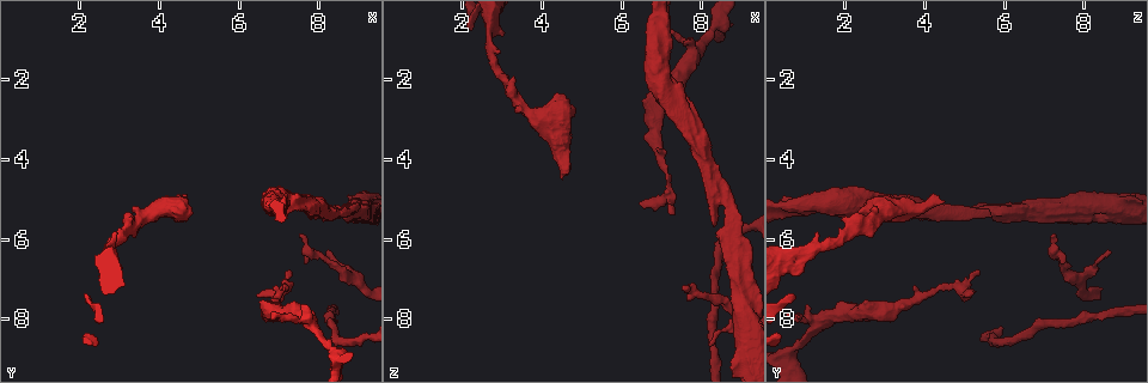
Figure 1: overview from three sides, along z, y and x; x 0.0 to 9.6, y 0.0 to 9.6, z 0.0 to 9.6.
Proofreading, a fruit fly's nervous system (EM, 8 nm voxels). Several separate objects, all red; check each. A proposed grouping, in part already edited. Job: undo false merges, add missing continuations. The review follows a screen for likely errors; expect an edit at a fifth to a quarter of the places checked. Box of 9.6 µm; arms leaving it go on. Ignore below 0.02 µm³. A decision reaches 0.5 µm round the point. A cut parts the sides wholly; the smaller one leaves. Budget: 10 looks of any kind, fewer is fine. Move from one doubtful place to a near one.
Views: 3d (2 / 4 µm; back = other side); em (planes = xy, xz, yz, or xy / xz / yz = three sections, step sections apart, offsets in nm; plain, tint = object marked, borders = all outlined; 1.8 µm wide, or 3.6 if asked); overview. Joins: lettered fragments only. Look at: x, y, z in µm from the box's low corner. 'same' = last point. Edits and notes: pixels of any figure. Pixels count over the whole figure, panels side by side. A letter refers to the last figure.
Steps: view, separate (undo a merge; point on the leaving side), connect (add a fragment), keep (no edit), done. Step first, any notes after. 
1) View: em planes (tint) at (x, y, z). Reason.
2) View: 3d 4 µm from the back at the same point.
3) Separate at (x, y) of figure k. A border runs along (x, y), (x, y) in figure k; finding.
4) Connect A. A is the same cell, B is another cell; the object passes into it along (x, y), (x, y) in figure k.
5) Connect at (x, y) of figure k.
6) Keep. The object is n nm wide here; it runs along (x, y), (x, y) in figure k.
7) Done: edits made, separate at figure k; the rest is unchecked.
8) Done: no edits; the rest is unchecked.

View: 3d 4 µm at (7.50, 5.90, 7.20). Tapers out.

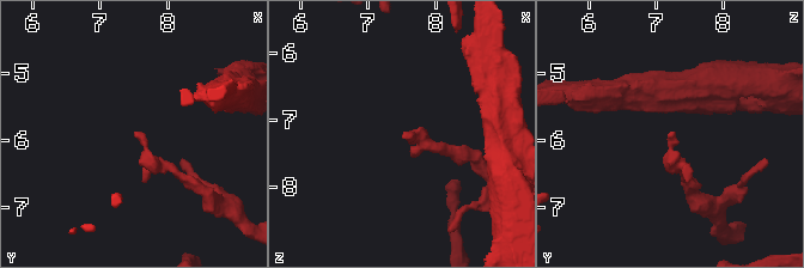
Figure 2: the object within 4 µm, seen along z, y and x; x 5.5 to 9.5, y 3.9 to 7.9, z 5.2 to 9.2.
View: em yz step 16 (borders) at (7.55, 5.85, 7.30). Need the tissue.

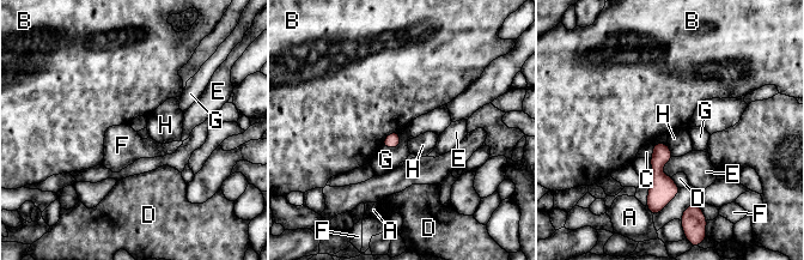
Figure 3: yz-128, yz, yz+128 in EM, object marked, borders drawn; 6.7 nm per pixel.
Keep. A, B, C, D, E, F, G and H are other cells; no lettered fragment goes on from it.

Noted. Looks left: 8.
View: 3d 4 µm at (6.90, 7.80, 3.15). Sudden change in width.

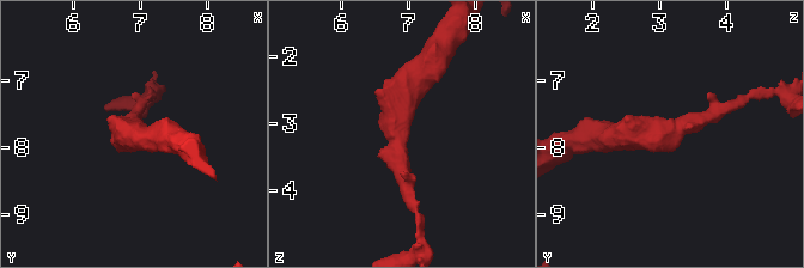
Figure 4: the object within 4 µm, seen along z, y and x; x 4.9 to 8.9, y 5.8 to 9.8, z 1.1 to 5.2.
View: em yz step 4 (tint) at (6.85, 7.75, 3.15). Now the EM.

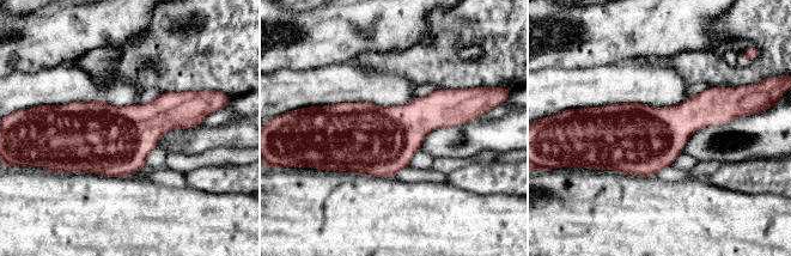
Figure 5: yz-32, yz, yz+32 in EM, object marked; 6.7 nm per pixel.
View: em planes (borders) at the same point.

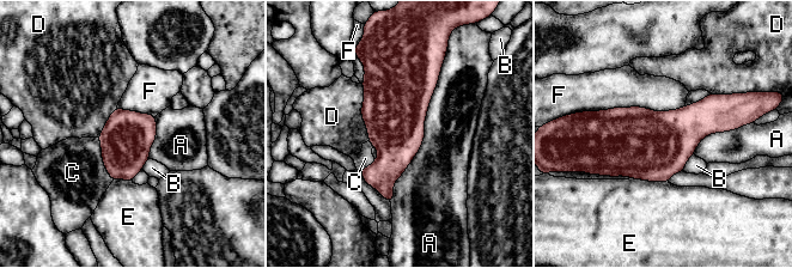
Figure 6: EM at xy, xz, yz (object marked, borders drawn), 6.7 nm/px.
Keep. The object is 340 nm wide here; A, B, C, D, E and F are other cells; one neuron here.

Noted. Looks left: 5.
View: 3d 4 µm at (6.40, 7.45, 5.10). Branch stops here.

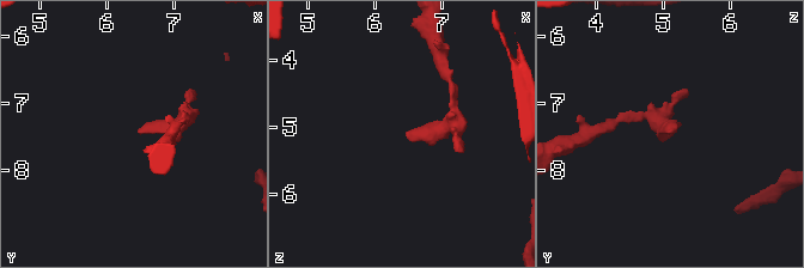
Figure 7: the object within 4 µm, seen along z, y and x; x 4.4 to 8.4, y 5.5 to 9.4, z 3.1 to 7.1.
View: em planes (borders) at (6.45, 7.40, 5.10). Now the EM.

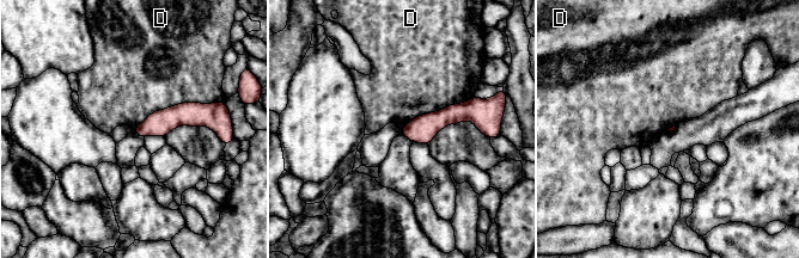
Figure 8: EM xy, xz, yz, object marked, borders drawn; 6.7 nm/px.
Keep. D is another cell; a border runs along (213, 102), (158, 109), (133, 129) in figure 8; none of them fits.

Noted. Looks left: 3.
View: 3d 2 µm at (4.50, 5.05, 4.50). Branch stops here.

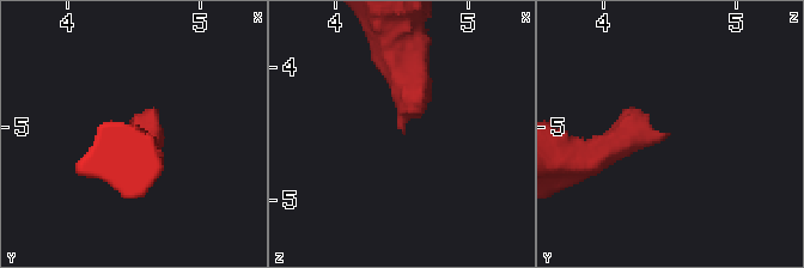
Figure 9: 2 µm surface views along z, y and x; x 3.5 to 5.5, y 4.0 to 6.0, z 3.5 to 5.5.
View: em planes (borders) at (4.52, 5.08, 4.50). Shape alone is not enough.

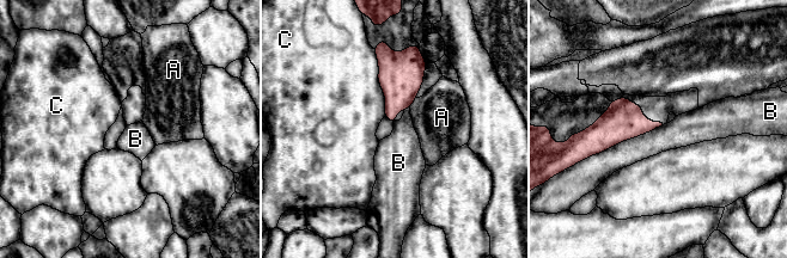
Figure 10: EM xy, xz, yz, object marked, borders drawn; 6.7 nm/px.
Keep. A, B and C are other cells; a border runs along (662, 124), (623, 140), (586, 159) in figure 10; none of them fits.

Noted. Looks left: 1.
Done: no edits; the rest is unchecked.

